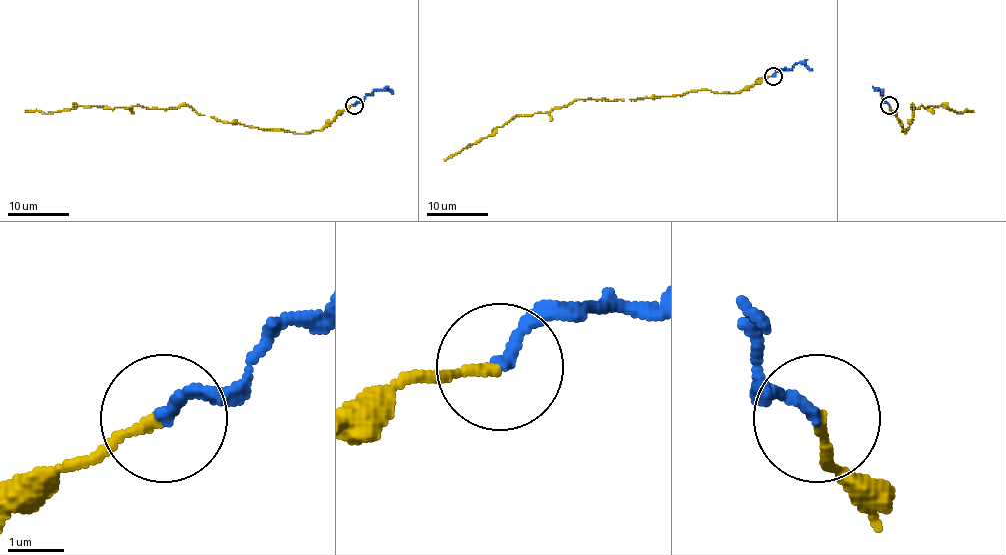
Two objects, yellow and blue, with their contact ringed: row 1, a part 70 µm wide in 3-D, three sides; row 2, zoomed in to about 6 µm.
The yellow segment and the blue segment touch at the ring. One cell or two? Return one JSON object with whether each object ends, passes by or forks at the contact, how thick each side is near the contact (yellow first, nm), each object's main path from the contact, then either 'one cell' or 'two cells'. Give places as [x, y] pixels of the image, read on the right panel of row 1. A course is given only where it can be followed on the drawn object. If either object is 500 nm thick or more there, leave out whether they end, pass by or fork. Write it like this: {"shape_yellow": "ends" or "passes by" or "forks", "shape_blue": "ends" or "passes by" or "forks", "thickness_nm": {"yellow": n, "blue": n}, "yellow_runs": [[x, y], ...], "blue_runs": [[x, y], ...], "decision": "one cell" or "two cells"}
{"shape_yellow": "ends", "shape_blue": "ends", "thickness_nm": {"yellow": 170, "blue": 200}, "yellow_runs": [[889, 104], [906, 133], [903, 130], [912, 121], [912, 106], [912, 109], [944, 106], [961, 113], [973, 112]], "blue_runs": [[889, 104], [875, 90], [878, 89], [883, 93]], "decision": "one cell"}

